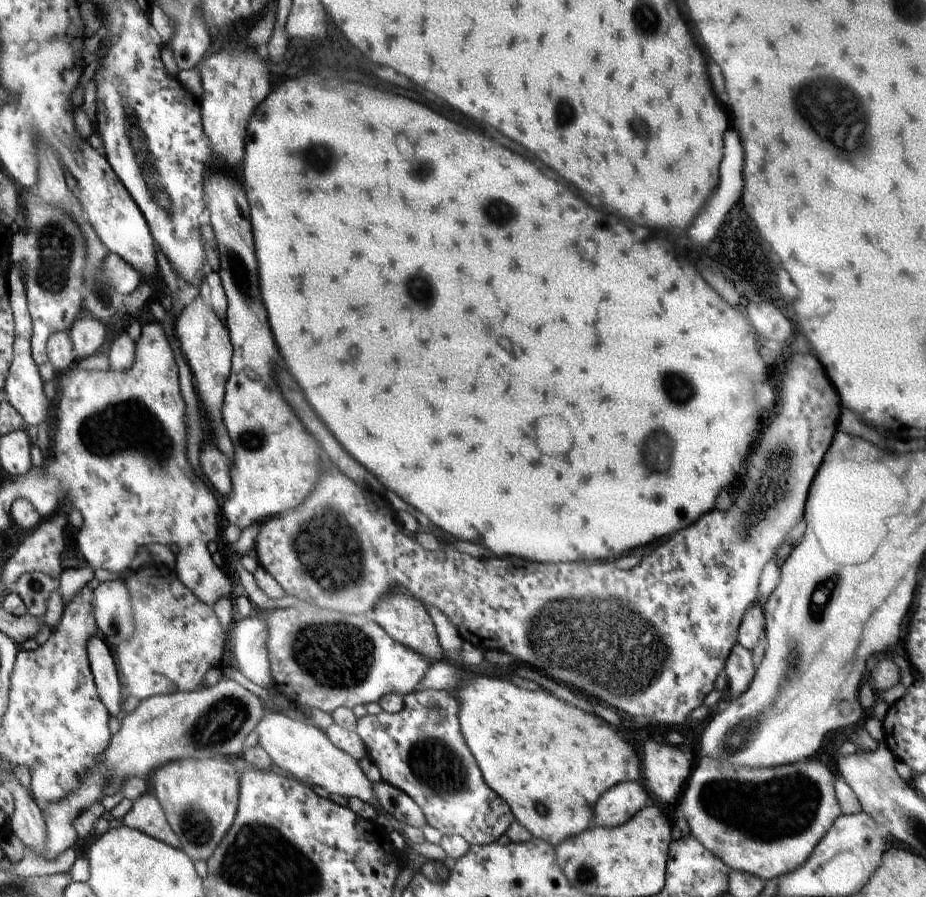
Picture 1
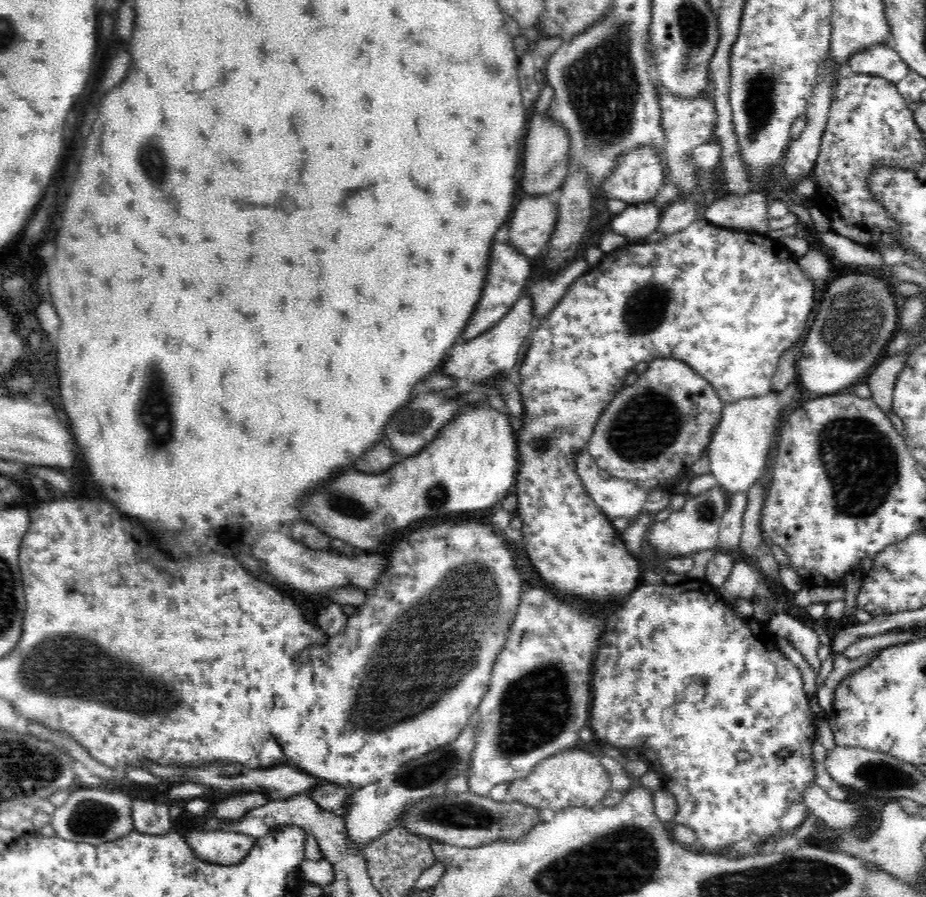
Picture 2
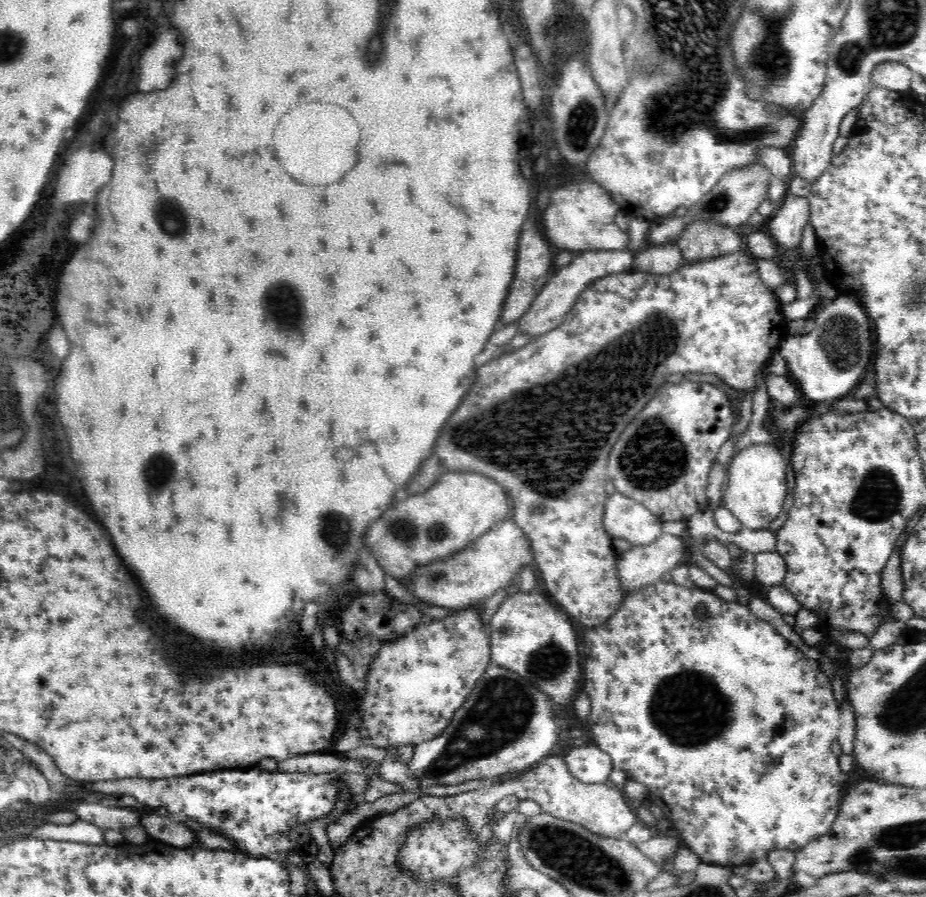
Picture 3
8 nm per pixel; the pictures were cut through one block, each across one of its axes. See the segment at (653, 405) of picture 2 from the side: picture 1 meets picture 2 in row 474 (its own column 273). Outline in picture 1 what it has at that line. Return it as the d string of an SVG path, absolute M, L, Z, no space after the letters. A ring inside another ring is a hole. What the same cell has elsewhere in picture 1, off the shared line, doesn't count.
M306 602L262 613L269 630L267 651L276 693L284 695L296 708L306 704L307 708L318 708L331 714L338 707L352 709L358 704L378 702L390 693L404 696L417 690L432 666L430 660L394 640L366 615L345 615Z

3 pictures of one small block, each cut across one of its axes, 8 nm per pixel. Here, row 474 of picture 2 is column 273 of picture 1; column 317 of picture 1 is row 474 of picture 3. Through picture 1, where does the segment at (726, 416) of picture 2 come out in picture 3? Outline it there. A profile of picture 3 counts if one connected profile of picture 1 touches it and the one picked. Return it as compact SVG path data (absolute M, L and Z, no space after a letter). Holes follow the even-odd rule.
M780 443L752 444L736 453L731 463L726 467L726 478L723 486L722 506L730 510L737 519L740 519L743 528L750 530L768 529L777 514L784 508L787 491L787 468L789 461L782 452Z

